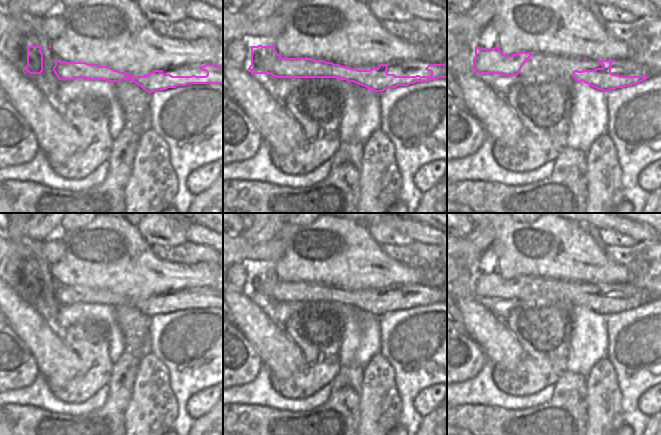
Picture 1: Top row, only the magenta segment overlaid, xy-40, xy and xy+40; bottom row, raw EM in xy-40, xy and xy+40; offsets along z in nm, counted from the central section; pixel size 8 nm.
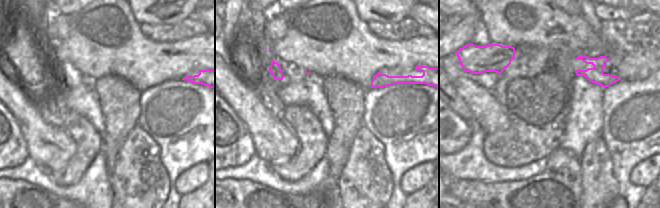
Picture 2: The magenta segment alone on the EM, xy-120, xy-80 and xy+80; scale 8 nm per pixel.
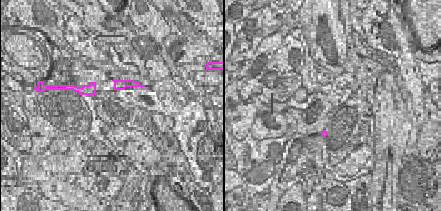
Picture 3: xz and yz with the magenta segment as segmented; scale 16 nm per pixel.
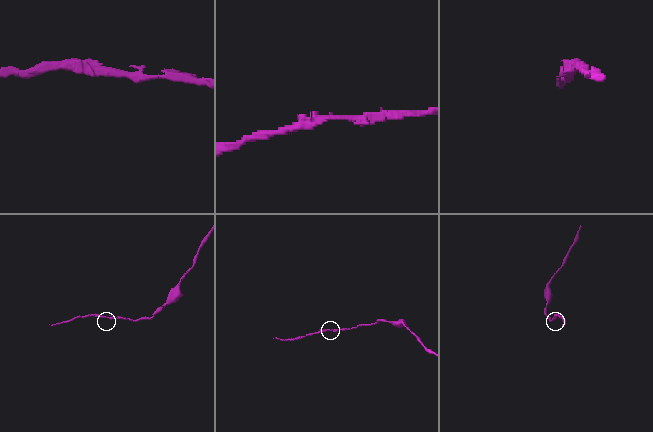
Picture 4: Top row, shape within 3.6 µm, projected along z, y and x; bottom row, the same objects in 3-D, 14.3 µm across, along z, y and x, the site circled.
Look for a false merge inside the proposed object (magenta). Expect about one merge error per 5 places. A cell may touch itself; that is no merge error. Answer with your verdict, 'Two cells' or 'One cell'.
One cell

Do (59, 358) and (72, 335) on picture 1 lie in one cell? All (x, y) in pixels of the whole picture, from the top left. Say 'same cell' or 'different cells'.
different cells

